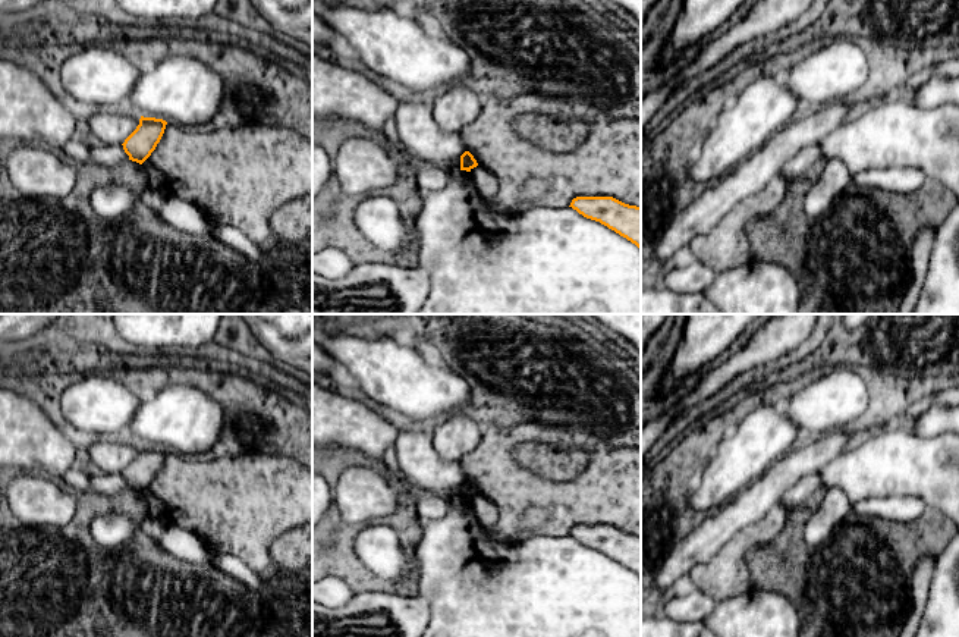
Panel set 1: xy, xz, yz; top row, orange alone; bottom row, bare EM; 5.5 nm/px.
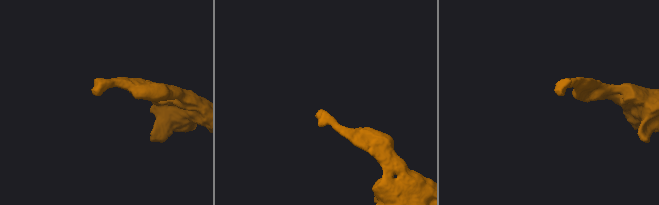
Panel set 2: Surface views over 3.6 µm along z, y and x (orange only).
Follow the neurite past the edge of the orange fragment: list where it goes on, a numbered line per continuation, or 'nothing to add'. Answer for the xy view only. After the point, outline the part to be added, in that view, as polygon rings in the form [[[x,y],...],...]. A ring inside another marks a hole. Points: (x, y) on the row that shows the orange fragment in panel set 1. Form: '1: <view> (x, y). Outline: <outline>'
1: xy (103, 154). Outline: [[[94,142],[91,148],[91,163],[113,167],[129,160],[123,145],[106,145]]]

